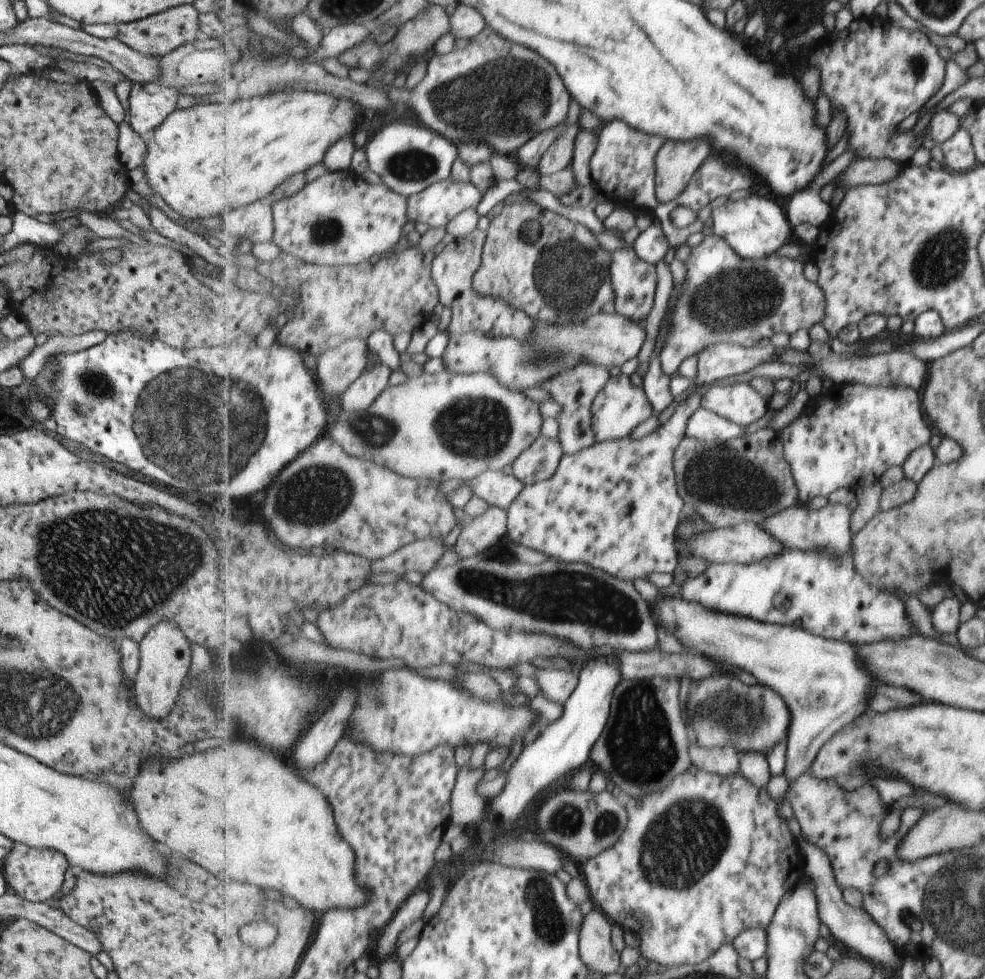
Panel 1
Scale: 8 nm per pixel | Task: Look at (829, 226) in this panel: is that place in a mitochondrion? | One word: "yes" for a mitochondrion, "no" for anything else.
no

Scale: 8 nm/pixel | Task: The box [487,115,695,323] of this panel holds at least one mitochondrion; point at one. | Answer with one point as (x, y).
(569, 272)

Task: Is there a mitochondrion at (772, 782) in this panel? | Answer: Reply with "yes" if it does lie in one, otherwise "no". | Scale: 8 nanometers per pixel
no

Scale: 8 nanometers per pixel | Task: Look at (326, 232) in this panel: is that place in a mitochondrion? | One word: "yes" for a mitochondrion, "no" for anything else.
yes

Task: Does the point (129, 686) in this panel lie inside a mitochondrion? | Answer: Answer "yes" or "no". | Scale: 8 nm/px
no

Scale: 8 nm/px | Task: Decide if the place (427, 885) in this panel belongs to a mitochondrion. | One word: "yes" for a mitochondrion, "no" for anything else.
no

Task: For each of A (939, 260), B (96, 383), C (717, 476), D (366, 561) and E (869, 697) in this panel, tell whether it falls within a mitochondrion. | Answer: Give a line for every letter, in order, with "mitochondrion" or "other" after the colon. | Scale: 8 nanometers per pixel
A: mitochondrion
B: mitochondrion
C: mitochondrion
D: other
E: other

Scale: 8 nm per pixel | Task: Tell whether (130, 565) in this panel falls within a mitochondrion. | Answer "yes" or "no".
yes

